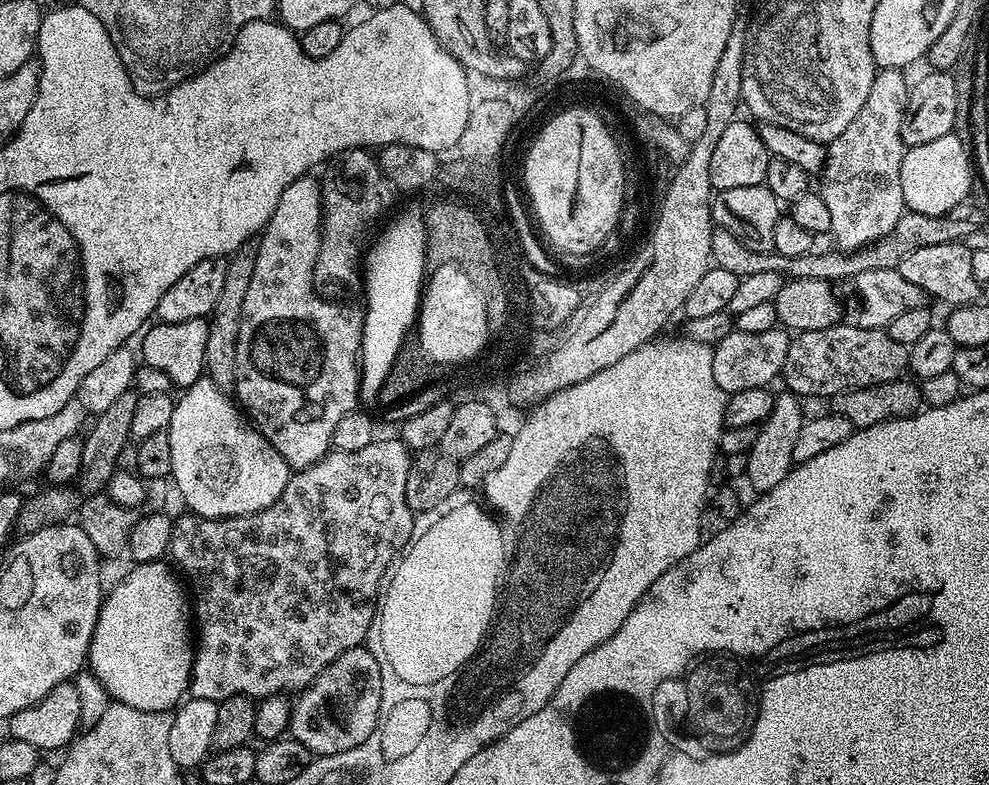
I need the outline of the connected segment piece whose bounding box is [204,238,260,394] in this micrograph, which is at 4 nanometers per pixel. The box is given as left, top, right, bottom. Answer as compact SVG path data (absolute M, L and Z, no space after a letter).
M259 239L247 240L238 250L227 257L226 283L222 286L218 302L207 317L206 358L204 370L207 379L218 386L218 390L232 394L236 391L236 359L238 358L238 330L242 318L242 302L246 302L246 290L250 290L250 278L254 278L254 262L258 262Z

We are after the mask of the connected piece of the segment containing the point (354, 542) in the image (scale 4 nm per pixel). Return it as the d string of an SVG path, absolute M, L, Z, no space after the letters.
M377 438L370 446L362 446L362 450L353 452L332 450L309 468L293 471L286 482L286 490L282 490L278 502L274 502L261 512L249 516L227 516L221 520L191 514L175 517L170 556L175 567L185 577L188 575L192 579L190 592L194 597L194 624L198 629L198 635L194 640L192 676L188 679L188 692L192 696L219 702L231 696L263 698L296 694L307 688L323 668L334 662L334 658L338 658L346 650L361 647L367 641L368 631L376 613L378 593L400 549L407 544L412 533L414 513L406 502L406 474L410 474L412 458L413 453L399 438L392 440Z

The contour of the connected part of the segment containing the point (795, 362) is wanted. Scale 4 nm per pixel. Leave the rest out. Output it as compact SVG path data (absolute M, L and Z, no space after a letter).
M834 322L826 330L795 333L788 341L783 387L799 398L831 398L854 388L901 379L909 371L909 345L894 342L883 327L875 327L855 328L852 324Z

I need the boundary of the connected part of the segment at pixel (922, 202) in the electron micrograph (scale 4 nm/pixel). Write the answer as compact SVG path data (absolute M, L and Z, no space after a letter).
M953 134L934 138L934 142L925 142L905 151L900 185L907 211L938 216L957 211L955 208L967 198L972 188L972 160L968 157L968 147L965 141Z

